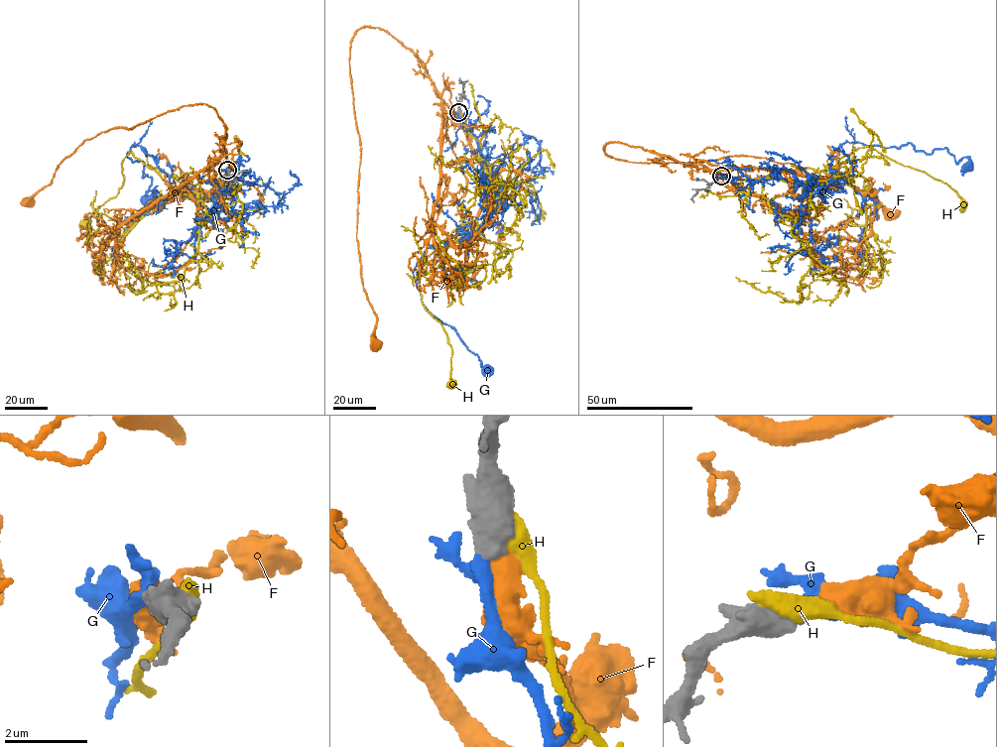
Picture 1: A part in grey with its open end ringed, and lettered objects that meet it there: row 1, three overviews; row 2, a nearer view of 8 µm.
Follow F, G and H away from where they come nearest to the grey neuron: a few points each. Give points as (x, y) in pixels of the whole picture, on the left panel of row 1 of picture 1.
F: (228, 170), (224, 148), (219, 157), (227, 136), (215, 111), (184, 105), (83, 140), (28, 202)
G: (227, 170), (216, 198), (181, 197), (132, 144), (126, 156), (152, 178), (145, 201)
H: (229, 170), (225, 194), (212, 199), (195, 192), (188, 198), (130, 152), (121, 163), (122, 186), (86, 224)

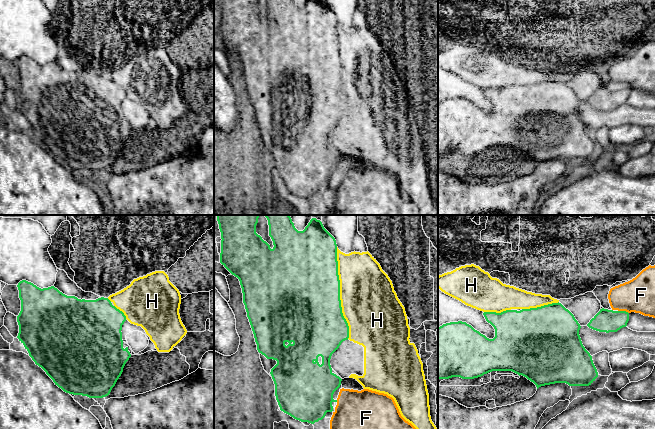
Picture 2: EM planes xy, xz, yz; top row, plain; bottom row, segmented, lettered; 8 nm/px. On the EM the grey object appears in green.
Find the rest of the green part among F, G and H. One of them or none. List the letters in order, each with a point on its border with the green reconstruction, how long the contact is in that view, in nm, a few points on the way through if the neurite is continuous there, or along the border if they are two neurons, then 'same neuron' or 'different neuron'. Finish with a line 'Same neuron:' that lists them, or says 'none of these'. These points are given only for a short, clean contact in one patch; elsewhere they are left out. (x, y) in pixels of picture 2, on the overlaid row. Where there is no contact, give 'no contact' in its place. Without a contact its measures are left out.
F: contact yz (623, 311); length 90 nm; border yz (618, 310), (624, 310), (628, 313); different neuron
G: no contact; same neuron
H: contact xz (339, 293); length 750 nm; different neuron
Same neuron: G

